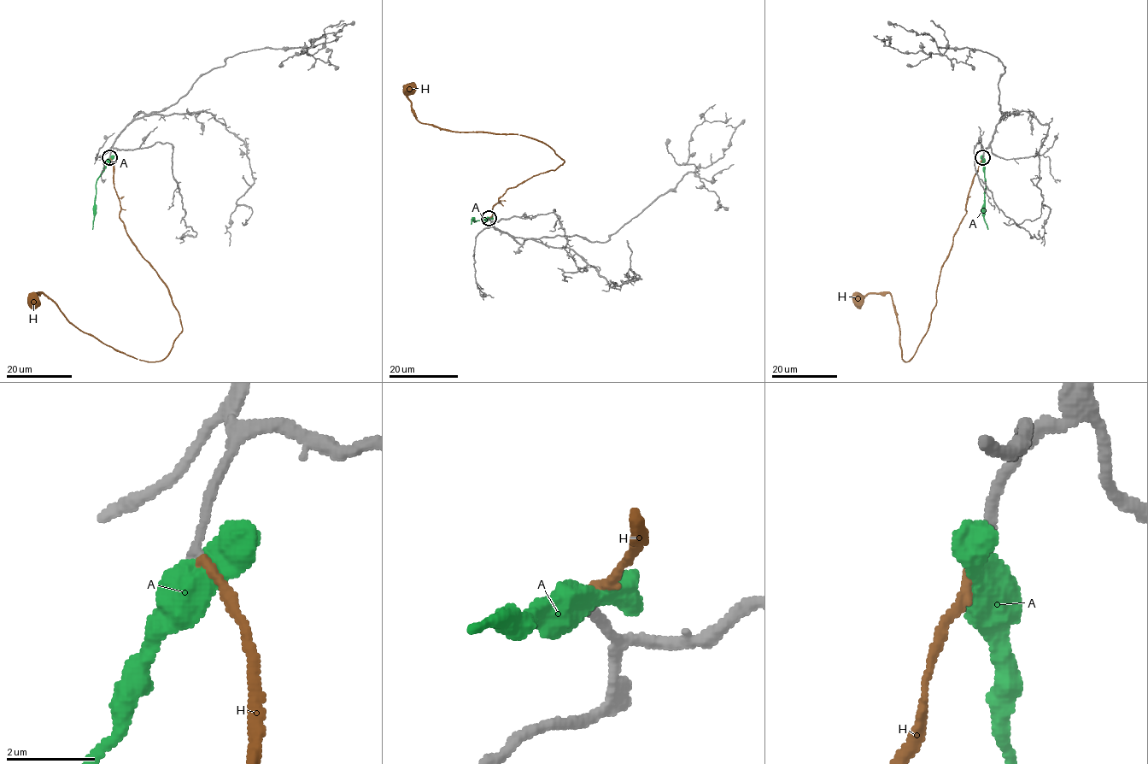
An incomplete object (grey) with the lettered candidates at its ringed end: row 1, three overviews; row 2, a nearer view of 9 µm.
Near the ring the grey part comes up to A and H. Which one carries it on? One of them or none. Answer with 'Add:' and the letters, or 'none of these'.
Add: H

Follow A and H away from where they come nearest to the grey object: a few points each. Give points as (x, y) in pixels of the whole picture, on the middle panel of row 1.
A: (489, 218), (472, 220), (471, 224)
H: (489, 218), (506, 190), (564, 161), (527, 138), (420, 123), (409, 91)

